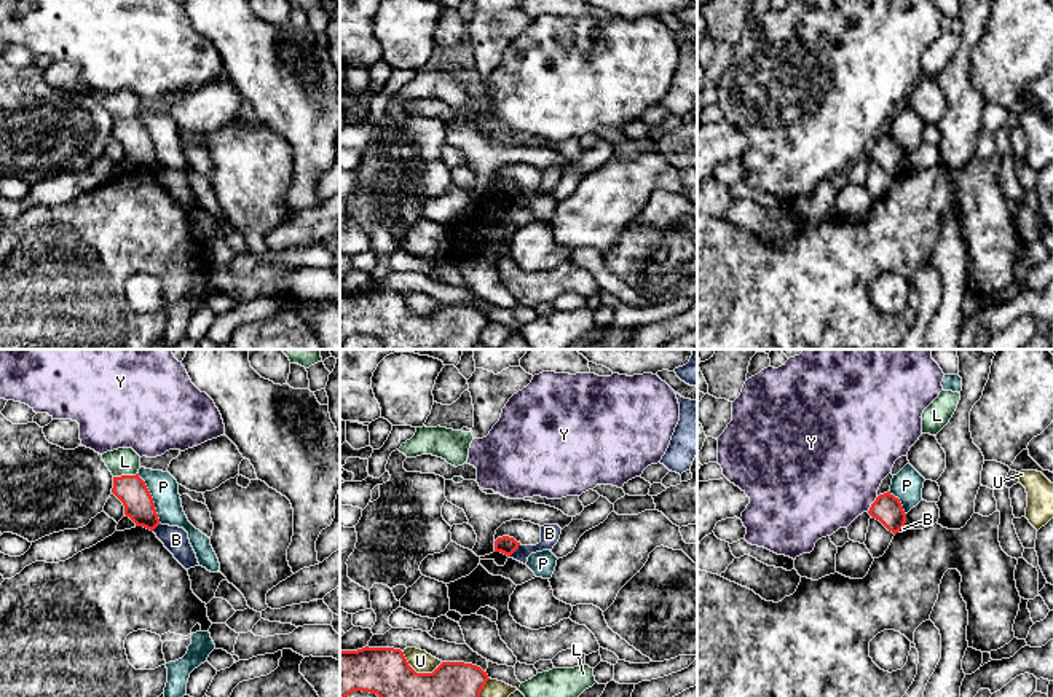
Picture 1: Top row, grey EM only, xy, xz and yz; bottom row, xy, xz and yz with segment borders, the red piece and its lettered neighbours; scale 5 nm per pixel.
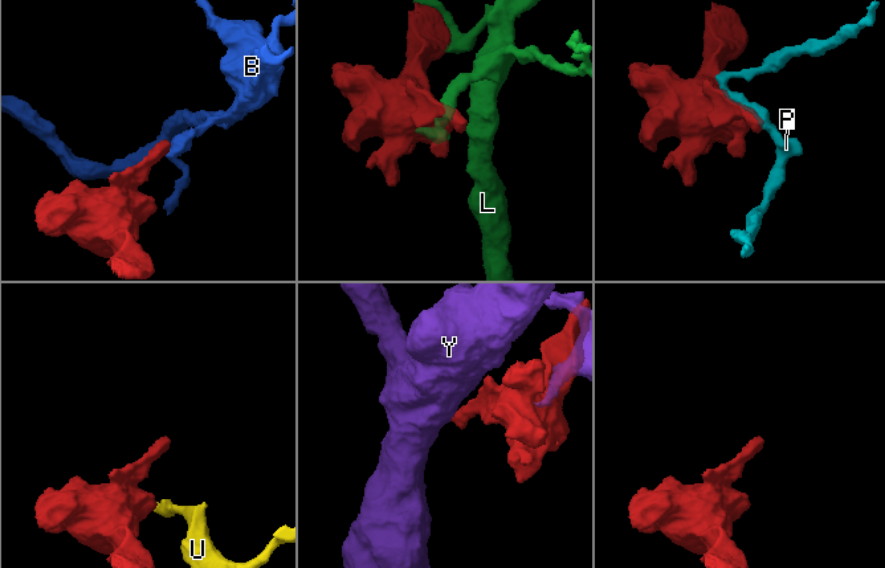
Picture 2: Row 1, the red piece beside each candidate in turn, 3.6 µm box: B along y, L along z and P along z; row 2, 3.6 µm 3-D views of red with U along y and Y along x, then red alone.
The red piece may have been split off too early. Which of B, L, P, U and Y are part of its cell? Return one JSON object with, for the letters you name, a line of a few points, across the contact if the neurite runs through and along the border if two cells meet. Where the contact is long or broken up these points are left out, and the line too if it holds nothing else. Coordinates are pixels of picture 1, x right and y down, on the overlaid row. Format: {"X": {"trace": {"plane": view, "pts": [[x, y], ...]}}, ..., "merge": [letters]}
{"merge": []}

